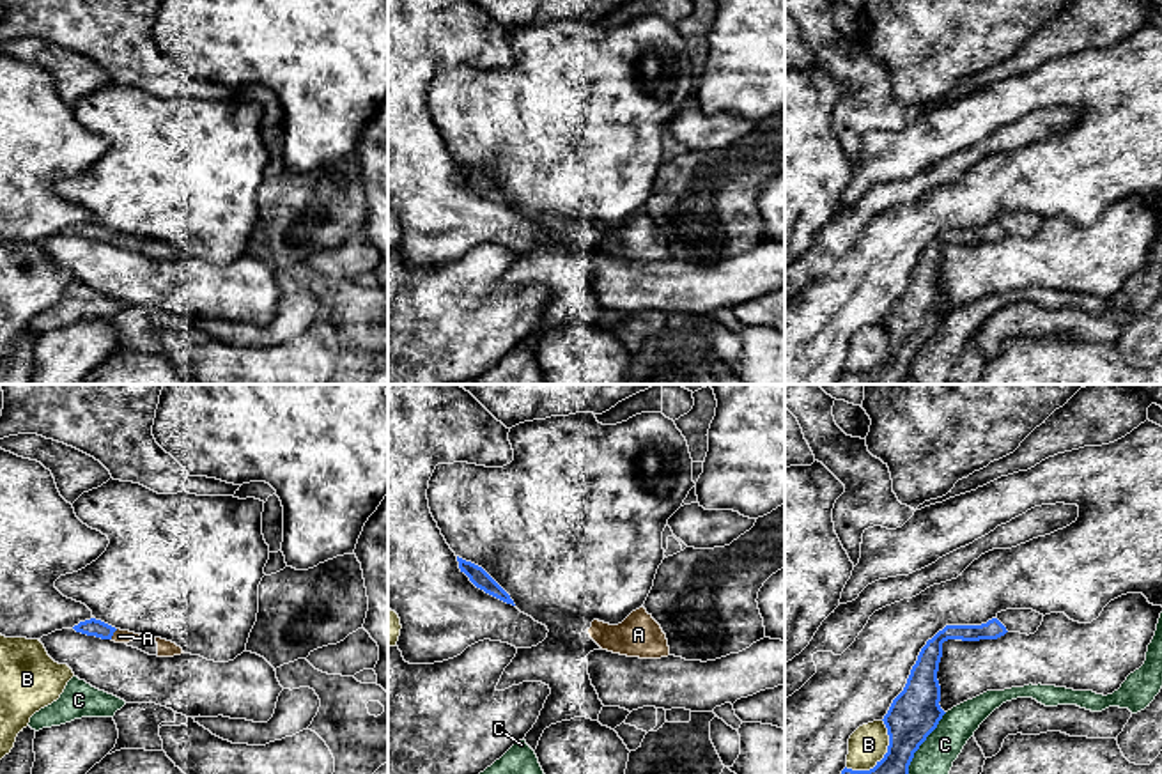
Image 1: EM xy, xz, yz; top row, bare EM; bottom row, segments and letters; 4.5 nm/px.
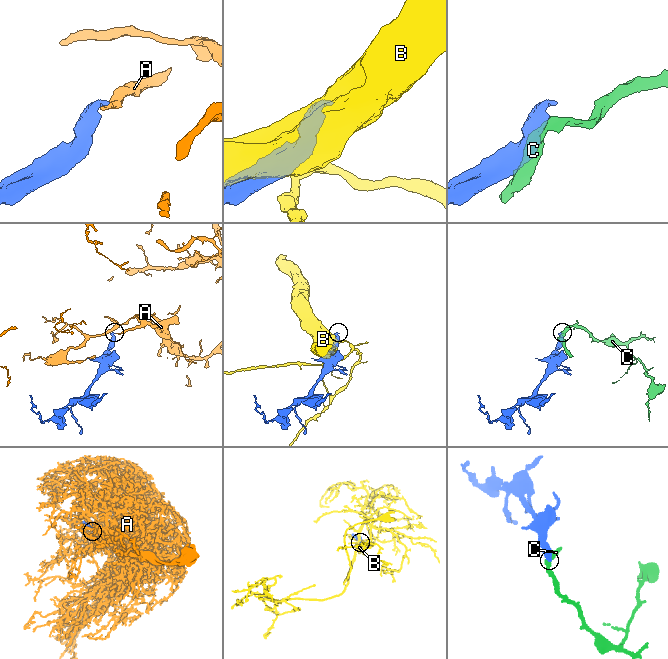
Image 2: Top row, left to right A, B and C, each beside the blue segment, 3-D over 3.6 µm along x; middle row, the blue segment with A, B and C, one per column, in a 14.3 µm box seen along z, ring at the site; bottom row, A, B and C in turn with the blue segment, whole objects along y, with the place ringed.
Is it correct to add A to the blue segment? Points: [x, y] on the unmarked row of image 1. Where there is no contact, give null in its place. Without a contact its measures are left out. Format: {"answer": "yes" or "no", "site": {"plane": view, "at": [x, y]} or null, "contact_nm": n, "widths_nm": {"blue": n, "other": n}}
{"answer": "yes", "site": {"plane": "xy", "at": [112, 238]}, "contact_nm": 60, "widths_nm": {"blue": 80, "other": 60}}

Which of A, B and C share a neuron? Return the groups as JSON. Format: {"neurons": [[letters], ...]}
{"neurons": [["A"], ["B"], ["C"]]}

